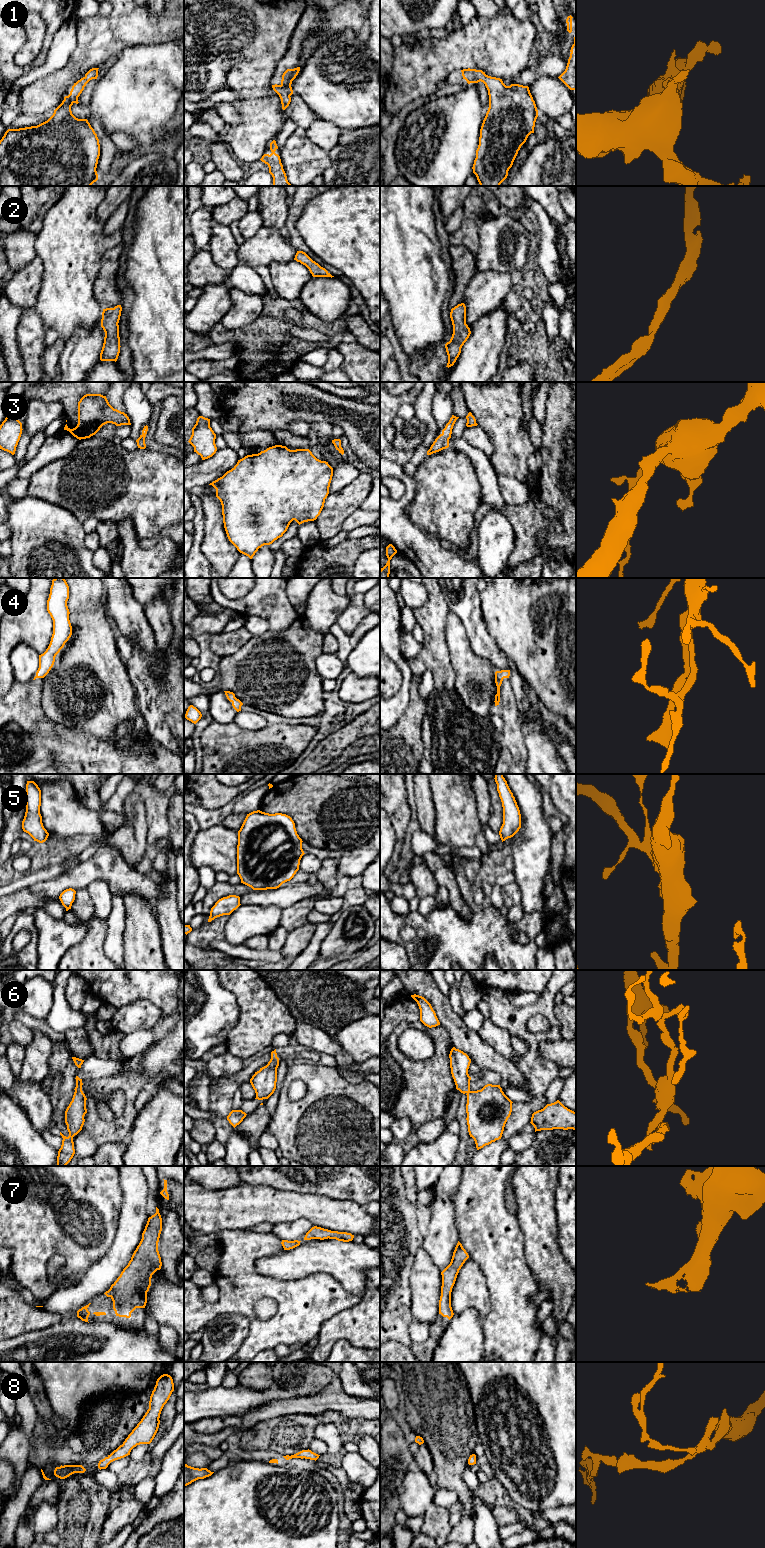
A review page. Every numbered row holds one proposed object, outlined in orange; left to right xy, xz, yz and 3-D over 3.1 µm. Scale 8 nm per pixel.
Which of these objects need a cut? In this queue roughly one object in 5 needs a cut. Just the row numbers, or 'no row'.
no row

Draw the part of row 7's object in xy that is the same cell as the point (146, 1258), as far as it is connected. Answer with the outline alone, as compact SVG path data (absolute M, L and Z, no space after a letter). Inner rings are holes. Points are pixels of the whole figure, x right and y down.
M159 1209L148 1218L142 1239L128 1265L104 1294L113 1301L116 1316L130 1318L136 1308L145 1308L152 1275L161 1269L158 1242L162 1231Z

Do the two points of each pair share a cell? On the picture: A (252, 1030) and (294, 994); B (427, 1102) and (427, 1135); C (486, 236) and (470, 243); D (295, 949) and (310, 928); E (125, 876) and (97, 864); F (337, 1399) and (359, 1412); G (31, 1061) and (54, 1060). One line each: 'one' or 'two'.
A: two
B: two
C: two
D: one
E: one
F: one
G: two

